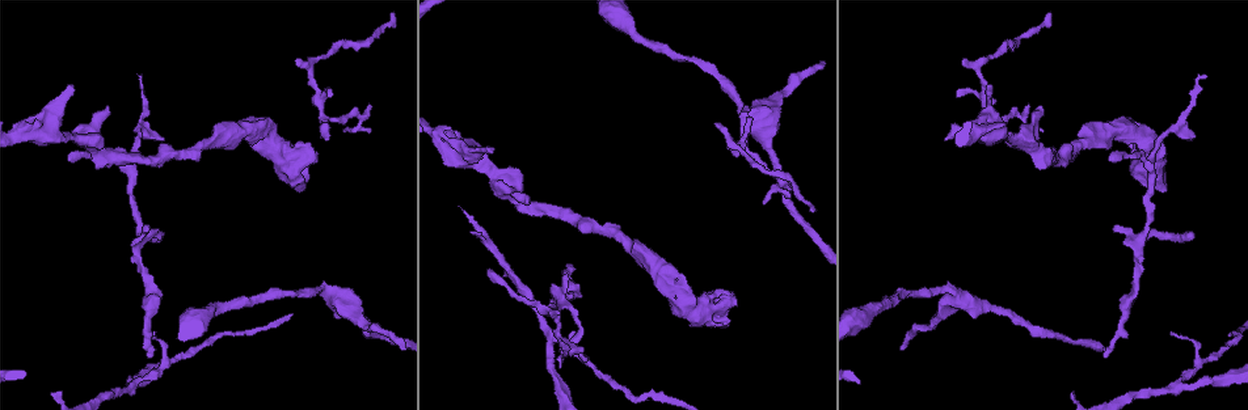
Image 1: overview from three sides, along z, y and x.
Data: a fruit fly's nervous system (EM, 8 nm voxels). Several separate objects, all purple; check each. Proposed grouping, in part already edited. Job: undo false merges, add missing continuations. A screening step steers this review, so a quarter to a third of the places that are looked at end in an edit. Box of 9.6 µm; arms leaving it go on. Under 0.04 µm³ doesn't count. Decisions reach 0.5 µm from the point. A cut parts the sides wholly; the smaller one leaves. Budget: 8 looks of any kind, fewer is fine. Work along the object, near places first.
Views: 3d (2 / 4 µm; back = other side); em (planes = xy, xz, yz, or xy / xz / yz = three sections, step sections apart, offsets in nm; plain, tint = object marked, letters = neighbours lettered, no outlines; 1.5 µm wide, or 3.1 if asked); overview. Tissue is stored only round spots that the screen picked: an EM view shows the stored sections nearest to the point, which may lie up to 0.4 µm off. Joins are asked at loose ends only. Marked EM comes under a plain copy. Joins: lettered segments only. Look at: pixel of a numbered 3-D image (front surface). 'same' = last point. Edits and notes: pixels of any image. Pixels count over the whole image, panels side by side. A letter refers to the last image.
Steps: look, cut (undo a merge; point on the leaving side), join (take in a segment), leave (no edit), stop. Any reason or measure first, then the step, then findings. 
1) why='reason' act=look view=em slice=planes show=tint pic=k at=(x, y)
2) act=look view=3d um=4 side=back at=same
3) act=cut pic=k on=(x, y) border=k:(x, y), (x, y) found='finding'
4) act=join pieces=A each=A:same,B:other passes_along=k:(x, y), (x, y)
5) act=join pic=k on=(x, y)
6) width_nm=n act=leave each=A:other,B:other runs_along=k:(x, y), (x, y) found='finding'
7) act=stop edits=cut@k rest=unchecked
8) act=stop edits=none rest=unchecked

act=look view=em slice=xy step=4 show=letters pic=1 at=(344, 133)

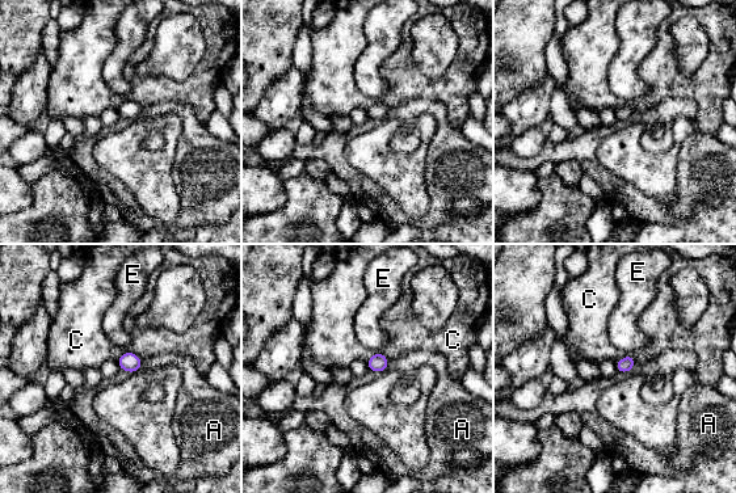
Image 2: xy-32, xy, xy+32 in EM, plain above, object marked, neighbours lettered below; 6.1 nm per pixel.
why='another direction' act=look view=em slice=planes show=letters at=same

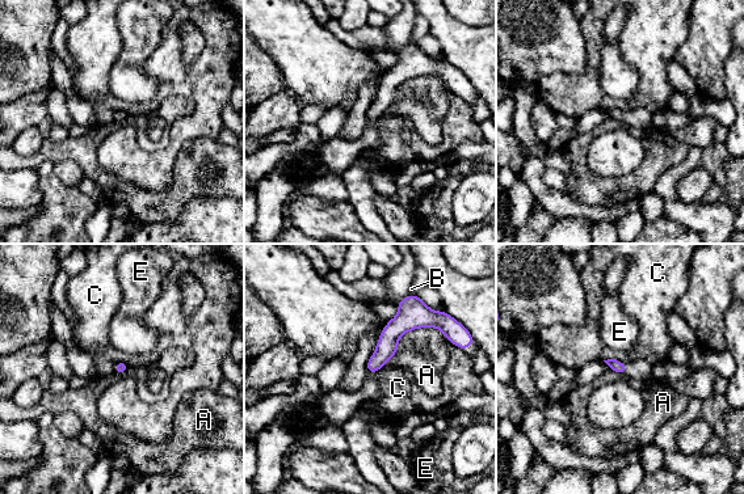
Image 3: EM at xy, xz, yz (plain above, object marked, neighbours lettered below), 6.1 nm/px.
width_nm=70 longest_contact=A:300nm act=leave each=A:other,B:other,C:other,E:other found='none of them fits'

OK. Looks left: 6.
why='thin end' act=look view=3d um=2 pic=1 at=(745, 108)

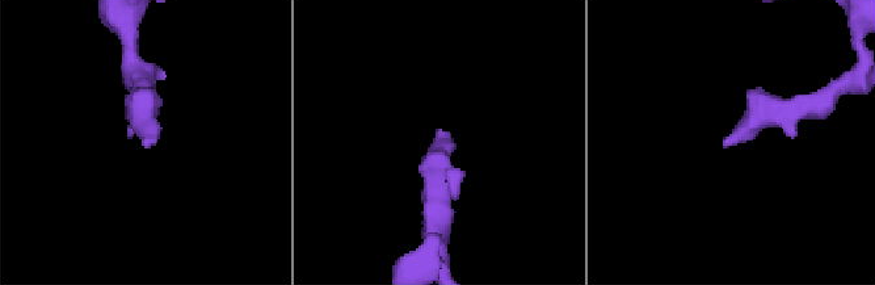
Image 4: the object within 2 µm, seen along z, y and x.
why='now the EM' act=look view=em slice=planes show=letters pic=4 at=(436, 131)

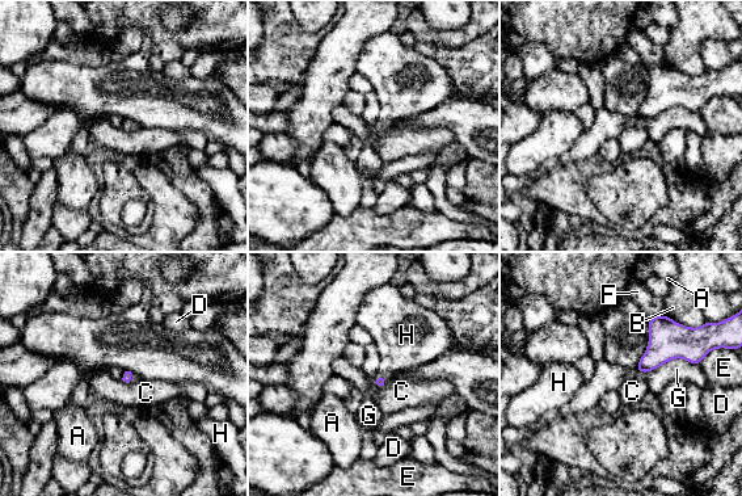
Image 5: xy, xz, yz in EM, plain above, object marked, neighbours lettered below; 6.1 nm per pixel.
act=join pieces=H each=A:other,B:other,C:other,D:other,E:other,F:other,G:other,H:same found='the cell continues'

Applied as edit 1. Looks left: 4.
why='see it whole again' act=look view=overview

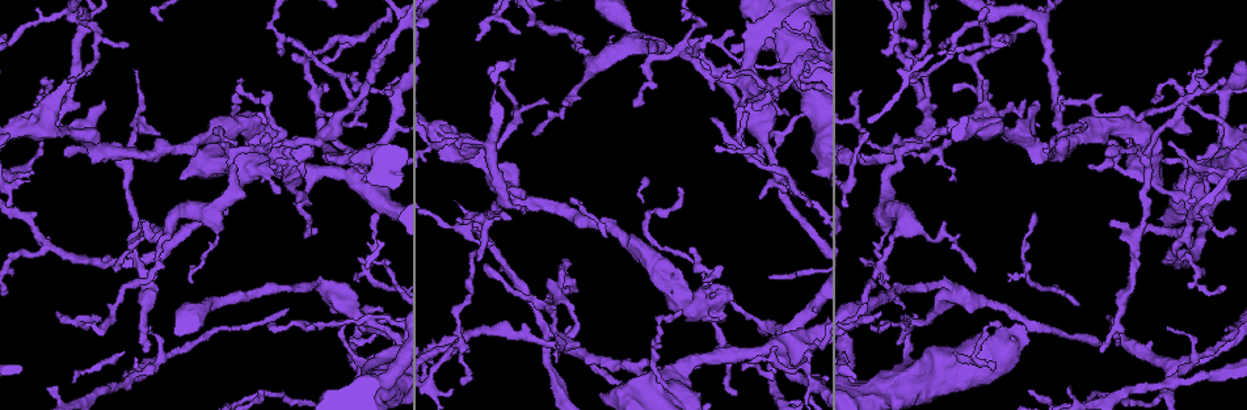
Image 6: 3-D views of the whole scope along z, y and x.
why='an open end' act=look view=3d um=2 pic=6 at=(563, 261)

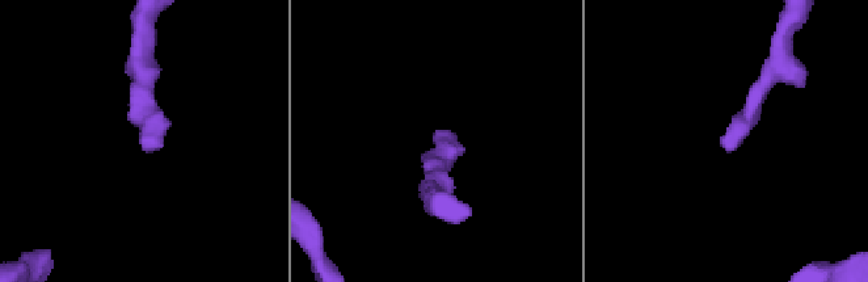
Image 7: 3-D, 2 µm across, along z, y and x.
act=look view=em slice=planes show=letters pic=7 at=(440, 139)

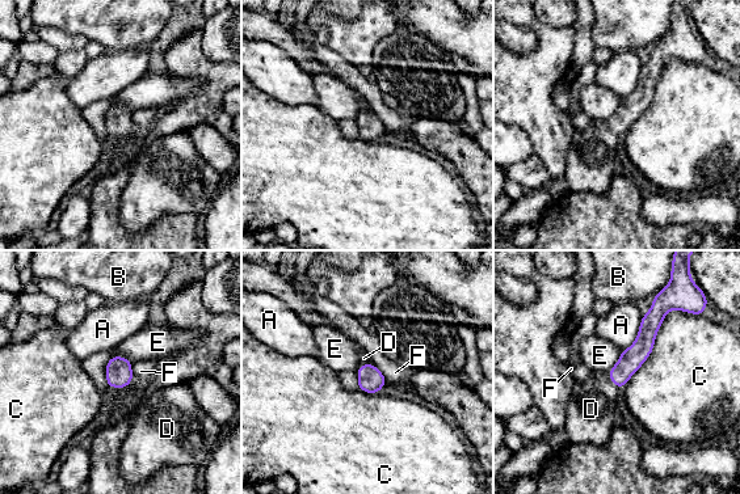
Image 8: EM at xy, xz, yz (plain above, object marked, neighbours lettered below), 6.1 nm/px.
act=join pieces=D each=A:other,B:other,C:other,D:same,E:other,F:other passes_along=8:(631, 359), (610, 379), (591, 409) found='it goes on there'

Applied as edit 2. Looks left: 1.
act=stop edits=join@5,join@8 rest=unchecked

